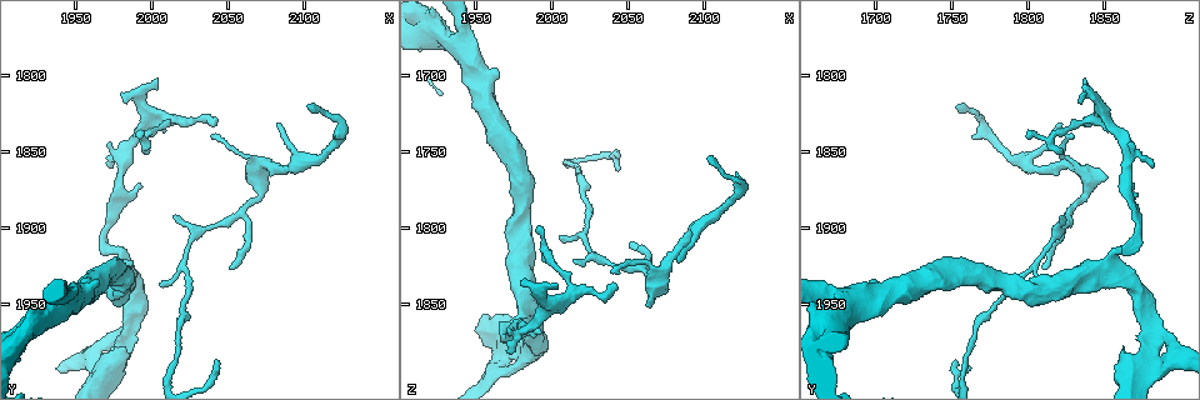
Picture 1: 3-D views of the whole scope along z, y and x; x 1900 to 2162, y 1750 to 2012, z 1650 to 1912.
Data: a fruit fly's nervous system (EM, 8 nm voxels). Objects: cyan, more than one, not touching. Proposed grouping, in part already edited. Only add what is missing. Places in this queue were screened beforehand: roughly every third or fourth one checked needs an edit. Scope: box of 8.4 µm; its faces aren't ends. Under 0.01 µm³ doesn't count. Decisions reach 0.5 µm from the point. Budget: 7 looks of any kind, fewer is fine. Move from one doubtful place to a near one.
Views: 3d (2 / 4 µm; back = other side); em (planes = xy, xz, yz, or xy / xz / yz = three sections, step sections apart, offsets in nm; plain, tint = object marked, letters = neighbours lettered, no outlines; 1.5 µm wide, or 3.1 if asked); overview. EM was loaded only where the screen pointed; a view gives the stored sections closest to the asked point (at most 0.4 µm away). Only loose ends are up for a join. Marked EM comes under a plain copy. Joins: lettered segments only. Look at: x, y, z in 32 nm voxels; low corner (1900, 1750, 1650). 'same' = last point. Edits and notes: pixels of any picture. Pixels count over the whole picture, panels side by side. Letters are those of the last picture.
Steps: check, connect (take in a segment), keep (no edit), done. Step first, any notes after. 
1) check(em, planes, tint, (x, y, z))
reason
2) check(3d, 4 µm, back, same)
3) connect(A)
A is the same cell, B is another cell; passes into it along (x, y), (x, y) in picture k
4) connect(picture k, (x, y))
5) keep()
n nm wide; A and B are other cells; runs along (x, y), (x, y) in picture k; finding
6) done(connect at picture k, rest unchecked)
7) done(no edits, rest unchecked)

check(3d, 4 µm, (2102, 1820, 1754))
tapers out

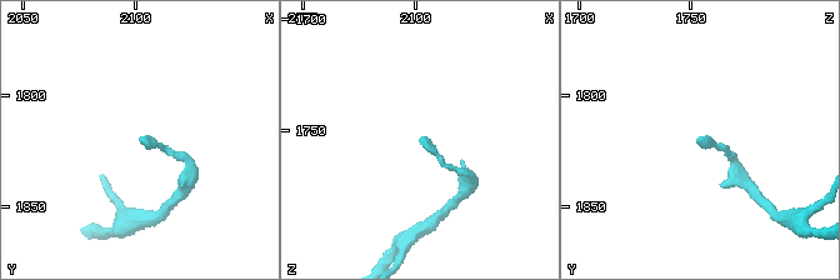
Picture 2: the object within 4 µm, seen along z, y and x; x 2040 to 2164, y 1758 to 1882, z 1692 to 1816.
check(em, xy, step 8, letters, (2101, 1822, 1753))
shape alone is not enough

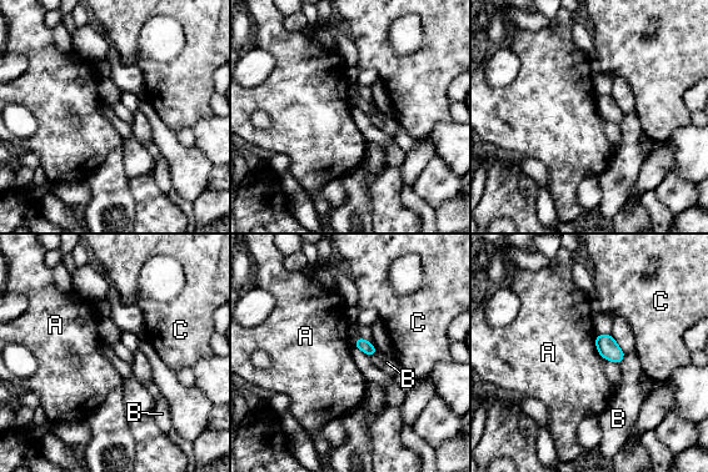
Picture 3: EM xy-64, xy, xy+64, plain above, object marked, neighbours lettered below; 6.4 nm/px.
check(em, planes, letters, same)

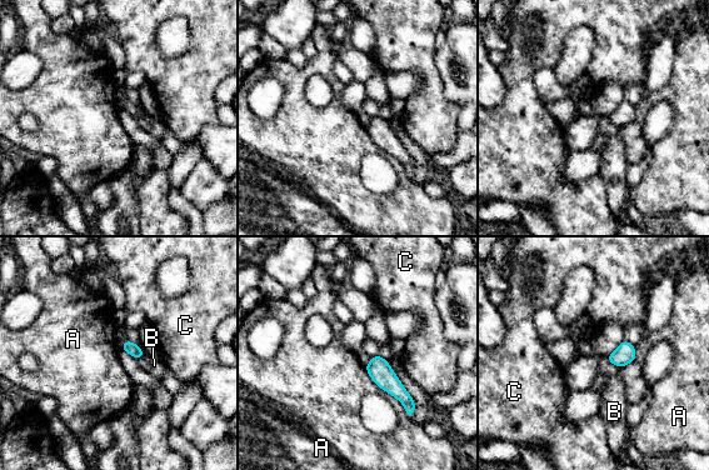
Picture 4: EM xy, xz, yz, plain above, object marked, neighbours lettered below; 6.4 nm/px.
keep()
A, B and C are other cells; runs along (374, 359), (408, 401), (409, 410) in picture 4; none of them fits

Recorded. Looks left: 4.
check(3d, 2 µm, back, (2084, 1832, 1820))
tapers out

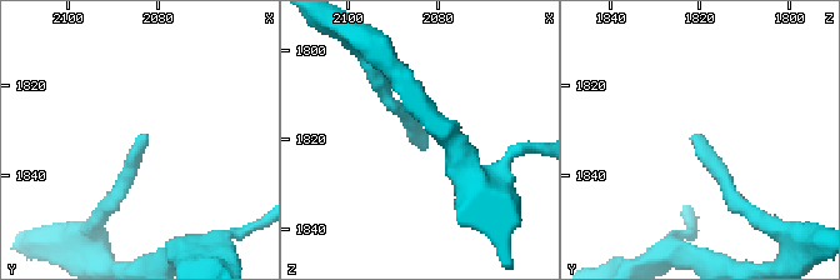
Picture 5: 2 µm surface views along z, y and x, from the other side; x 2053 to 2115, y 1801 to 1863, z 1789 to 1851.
check(em, xz, step 8, tint, (2082, 1832, 1821))

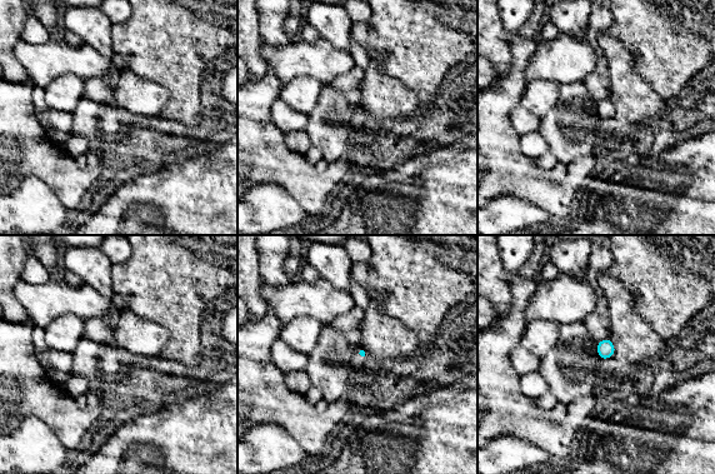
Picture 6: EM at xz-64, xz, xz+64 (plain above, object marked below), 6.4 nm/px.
check(em, planes, letters, same)

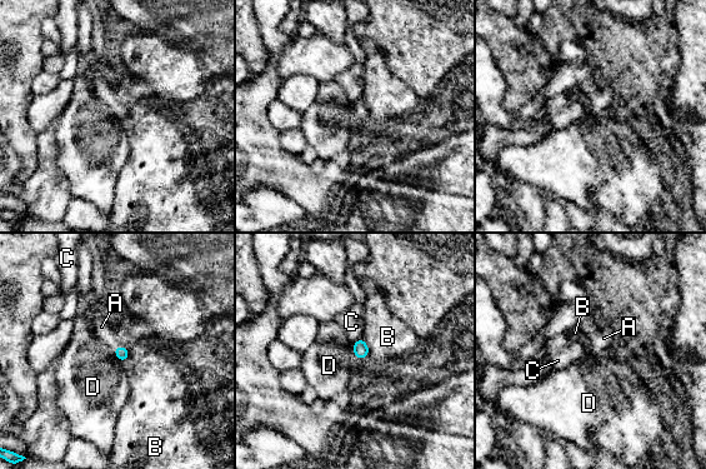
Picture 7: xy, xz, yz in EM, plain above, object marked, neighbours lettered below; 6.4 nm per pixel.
connect(A)
90 nm wide; A is the same cell, B, C and D are other cells; passes into it along (121, 353), (115, 348), (101, 327) in picture 7; it goes on there

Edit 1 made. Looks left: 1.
done(connect at picture 7, rest unchecked)

